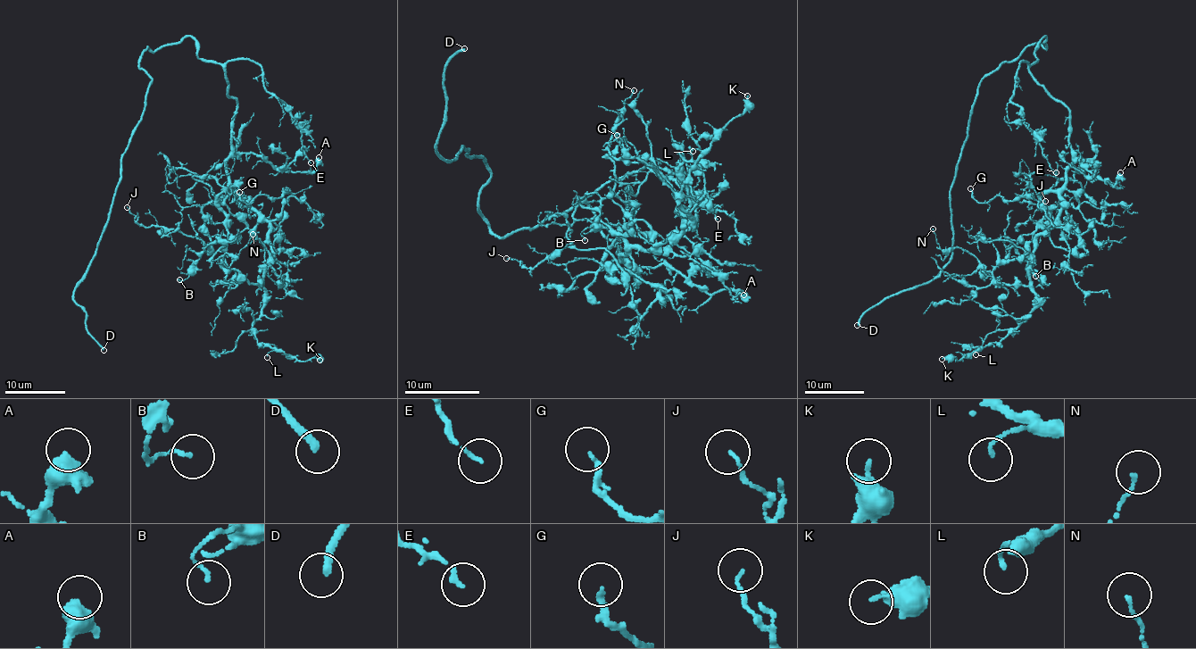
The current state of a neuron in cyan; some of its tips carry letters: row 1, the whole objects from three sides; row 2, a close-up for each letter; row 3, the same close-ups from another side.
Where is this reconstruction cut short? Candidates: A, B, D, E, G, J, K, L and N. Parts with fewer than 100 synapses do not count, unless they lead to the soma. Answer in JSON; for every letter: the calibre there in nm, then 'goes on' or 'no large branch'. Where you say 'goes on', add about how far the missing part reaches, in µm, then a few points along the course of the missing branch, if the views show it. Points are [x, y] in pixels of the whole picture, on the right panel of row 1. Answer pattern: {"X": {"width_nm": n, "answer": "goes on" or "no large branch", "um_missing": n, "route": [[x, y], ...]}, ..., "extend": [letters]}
{"A": {"width_nm": 440, "answer": "no large branch"}, "B": {"width_nm": 130, "answer": "no large branch"}, "D": {"width_nm": 280, "answer": "goes on", "um_missing": 30}, "E": {"width_nm": 140, "answer": "no large branch"}, "G": {"width_nm": 170, "answer": "no large branch"}, "J": {"width_nm": 90, "answer": "no large branch"}, "K": {"width_nm": 400, "answer": "no large branch"}, "L": {"width_nm": 120, "answer": "no large branch"}, "N": {"width_nm": 120, "answer": "no large branch"}, "extend": ["D"]}

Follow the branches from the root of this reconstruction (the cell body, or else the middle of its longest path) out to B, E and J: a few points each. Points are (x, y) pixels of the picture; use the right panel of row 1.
B: (1036, 45), (1029, 72), (1068, 111), (1072, 161), (1060, 187), (1039, 195), (1033, 238), (1011, 240), (1035, 276)
E: (1036, 45), (1037, 61), (1020, 62), (1016, 71), (1011, 101), (1056, 172)
J: (1036, 45), (1029, 72), (1068, 111), (1070, 250), (1042, 226), (1054, 220), (1045, 201)

